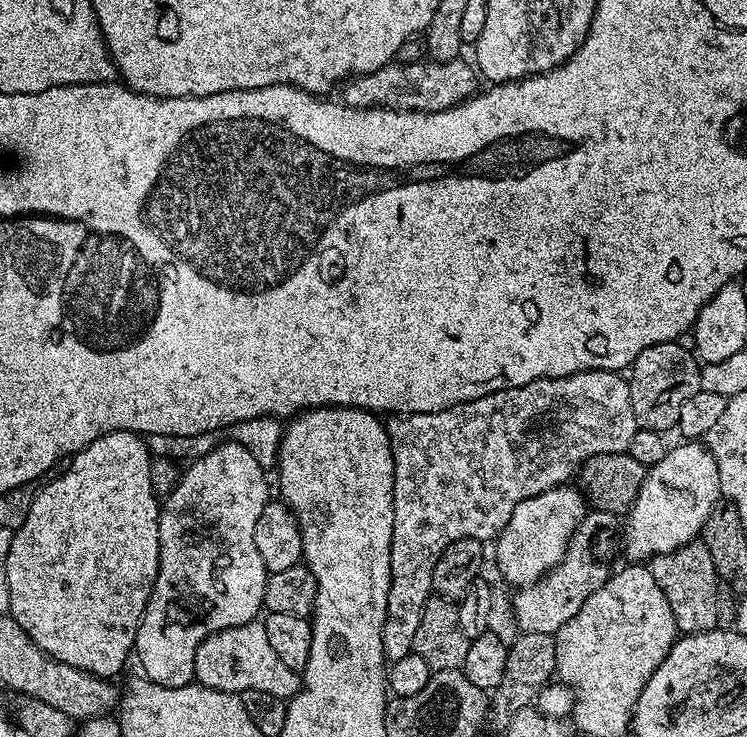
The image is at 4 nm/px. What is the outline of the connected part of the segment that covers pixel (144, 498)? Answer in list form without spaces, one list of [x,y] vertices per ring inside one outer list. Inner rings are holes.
[[[111,432],[100,436],[93,444],[75,453],[67,461],[68,469],[61,476],[53,475],[45,488],[37,491],[34,502],[30,506],[30,514],[26,522],[12,534],[10,554],[6,558],[6,578],[10,582],[10,606],[8,612],[11,619],[26,630],[26,634],[42,649],[49,658],[62,662],[66,666],[74,666],[78,670],[86,670],[95,676],[116,678],[130,660],[136,646],[138,626],[142,622],[142,614],[148,605],[156,575],[160,569],[160,543],[158,542],[158,521],[160,521],[161,501],[150,482],[150,466],[154,457],[148,445],[137,433]]]

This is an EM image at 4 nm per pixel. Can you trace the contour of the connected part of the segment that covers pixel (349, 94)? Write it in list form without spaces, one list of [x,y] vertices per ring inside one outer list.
[[[425,58],[413,64],[393,62],[382,66],[368,74],[361,76],[349,76],[339,89],[339,99],[347,108],[389,108],[395,112],[441,112],[447,108],[453,108],[456,104],[468,100],[478,91],[478,72],[464,61],[464,58],[454,60],[434,60]]]

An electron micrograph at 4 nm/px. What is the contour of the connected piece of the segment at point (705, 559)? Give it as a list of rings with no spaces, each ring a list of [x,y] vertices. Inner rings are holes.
[[[694,539],[670,554],[652,557],[650,567],[658,590],[666,594],[666,602],[670,602],[670,610],[674,610],[677,633],[710,632],[719,625],[716,623],[720,620],[722,584],[714,570],[714,558],[710,558],[710,550],[703,539]]]

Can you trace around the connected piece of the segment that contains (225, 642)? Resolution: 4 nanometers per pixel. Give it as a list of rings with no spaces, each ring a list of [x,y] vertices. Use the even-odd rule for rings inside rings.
[[[259,619],[210,633],[198,646],[198,654],[194,654],[194,670],[195,683],[204,684],[208,688],[237,694],[246,690],[262,690],[283,701],[295,696],[302,683],[301,673],[290,670],[290,666],[285,666],[278,659],[278,654],[274,654]]]

